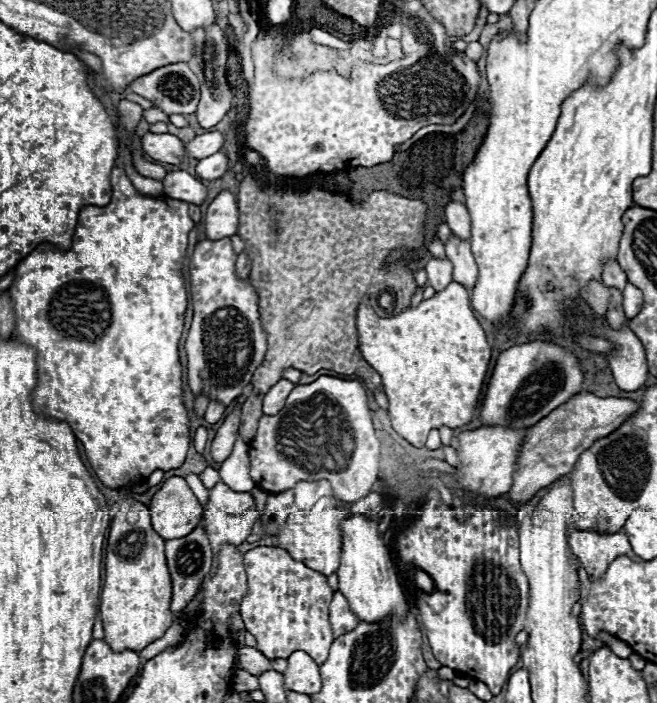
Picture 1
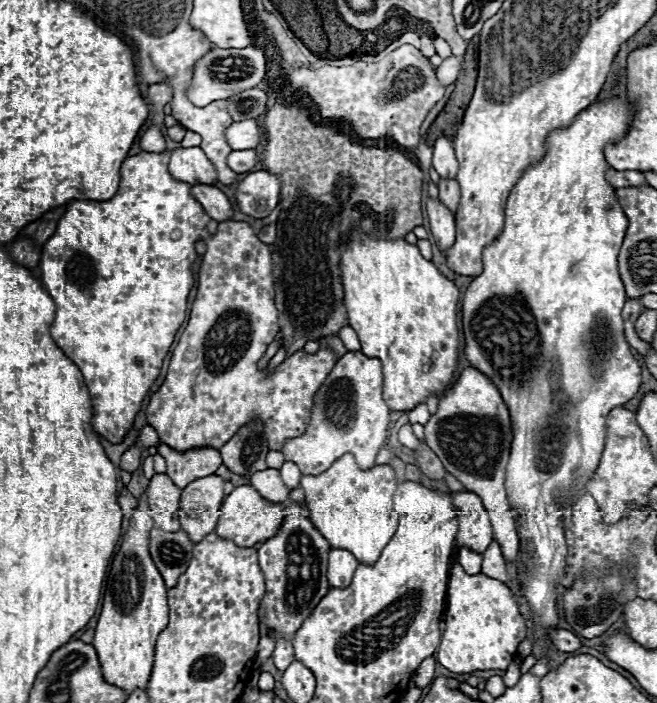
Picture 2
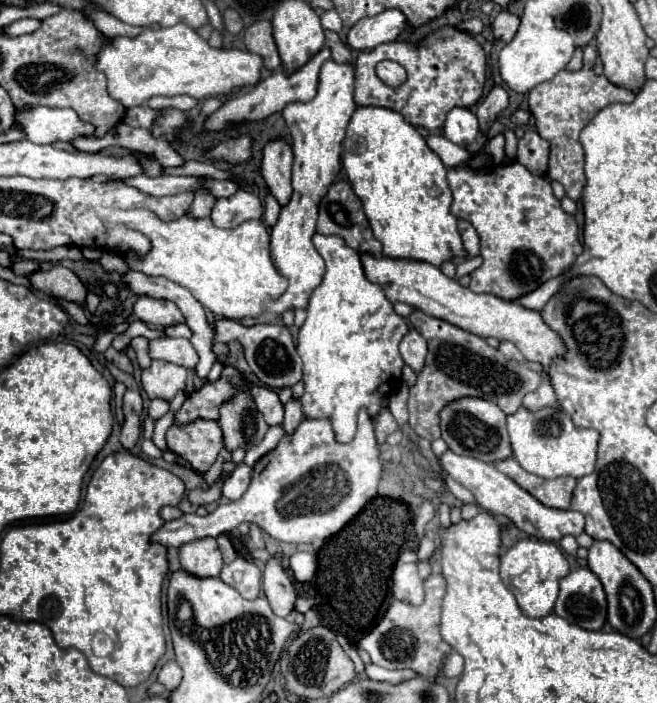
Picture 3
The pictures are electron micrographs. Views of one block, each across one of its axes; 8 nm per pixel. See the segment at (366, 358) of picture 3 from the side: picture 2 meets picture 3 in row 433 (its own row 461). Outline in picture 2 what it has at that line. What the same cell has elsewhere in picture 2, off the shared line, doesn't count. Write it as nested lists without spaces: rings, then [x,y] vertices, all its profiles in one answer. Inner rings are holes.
[[[344,454],[326,472],[302,474],[300,486],[306,492],[310,518],[330,546],[350,550],[364,564],[376,562],[398,526],[398,514],[392,506],[392,496],[398,482],[392,466],[360,470],[354,456]]]

